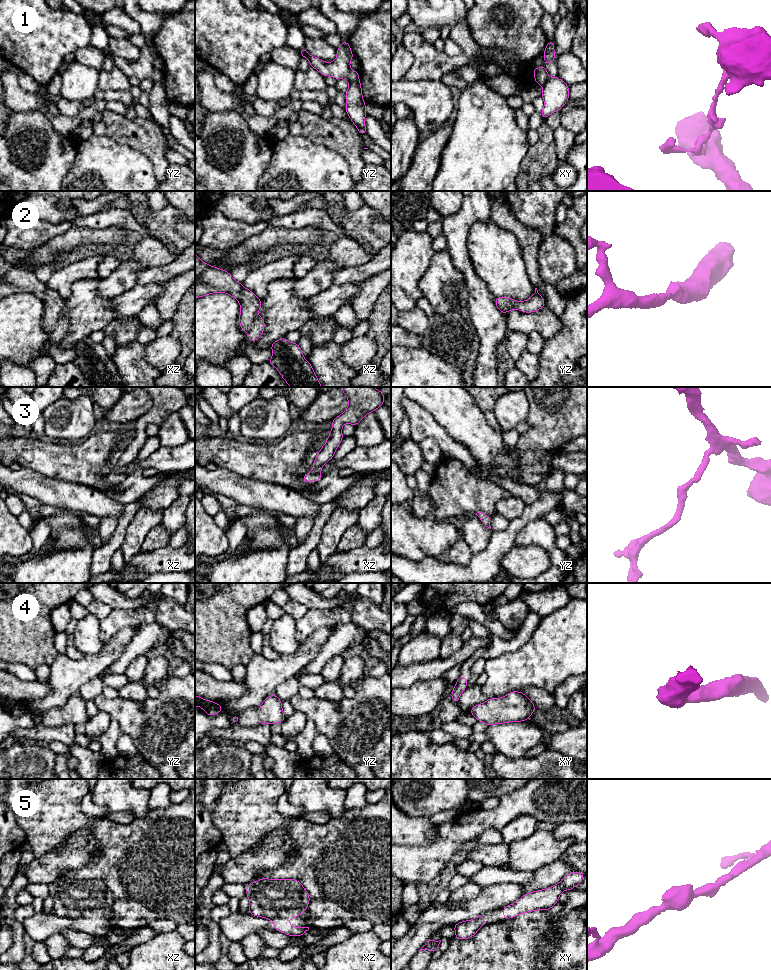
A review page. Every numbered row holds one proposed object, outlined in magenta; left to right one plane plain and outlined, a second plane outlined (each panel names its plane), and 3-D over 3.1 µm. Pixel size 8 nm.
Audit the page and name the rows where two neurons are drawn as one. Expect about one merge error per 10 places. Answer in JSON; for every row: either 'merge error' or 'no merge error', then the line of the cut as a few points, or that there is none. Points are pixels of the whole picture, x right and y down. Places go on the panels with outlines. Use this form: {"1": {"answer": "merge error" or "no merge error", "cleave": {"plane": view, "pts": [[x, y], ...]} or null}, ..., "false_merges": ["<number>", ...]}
{"1": {"answer": "merge error", "cleave": {"plane": "yz", "pts": [[358, 77], [349, 83]]}}, "2": {"answer": "no merge error", "cleave": null}, "3": {"answer": "no merge error", "cleave": null}, "4": {"answer": "no merge error", "cleave": null}, "5": {"answer": "no merge error", "cleave": null}, "false_merges": ["1"]}

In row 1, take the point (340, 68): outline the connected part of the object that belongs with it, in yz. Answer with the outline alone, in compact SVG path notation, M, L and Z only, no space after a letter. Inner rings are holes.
M343 41L337 48L337 56L333 62L325 62L310 55L305 47L299 53L301 57L309 60L310 67L319 71L324 77L332 76L336 80L345 79L348 83L359 78L359 72L350 69L350 62L354 55L348 41Z

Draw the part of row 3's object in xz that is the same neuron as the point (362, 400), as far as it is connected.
M340 387L346 395L349 405L347 409L332 421L332 429L328 439L318 452L312 466L313 471L303 475L303 483L317 482L322 478L321 468L334 457L342 439L342 426L346 423L353 426L364 418L366 414L374 412L383 406L386 395L380 389L373 387Z

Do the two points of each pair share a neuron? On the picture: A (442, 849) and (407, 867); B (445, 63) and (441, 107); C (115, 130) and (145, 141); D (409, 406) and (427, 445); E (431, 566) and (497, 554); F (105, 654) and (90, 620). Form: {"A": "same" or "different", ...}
{"A": "same", "B": "different", "C": "same", "D": "different", "E": "same", "F": "different"}

